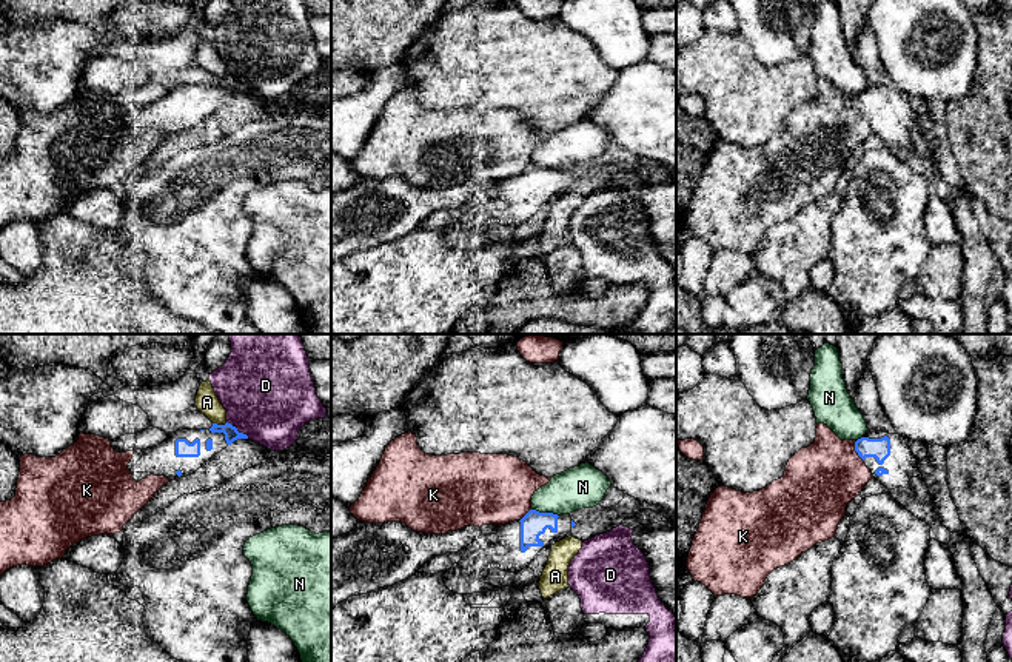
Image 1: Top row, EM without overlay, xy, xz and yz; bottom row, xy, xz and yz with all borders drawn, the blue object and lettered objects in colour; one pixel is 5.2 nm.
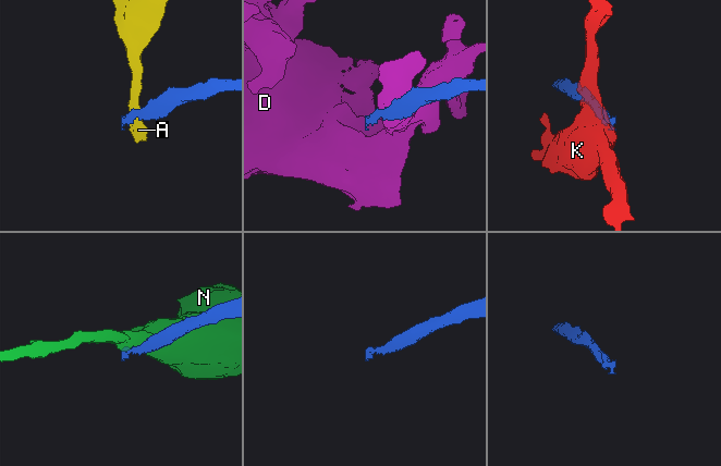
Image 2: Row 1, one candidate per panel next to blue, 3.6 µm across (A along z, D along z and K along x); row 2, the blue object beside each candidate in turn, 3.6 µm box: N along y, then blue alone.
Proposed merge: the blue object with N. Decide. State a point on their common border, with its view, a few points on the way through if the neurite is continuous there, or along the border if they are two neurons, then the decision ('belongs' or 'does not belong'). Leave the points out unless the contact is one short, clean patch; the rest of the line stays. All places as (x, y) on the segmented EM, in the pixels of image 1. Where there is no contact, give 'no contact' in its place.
xz (546, 513) | does not belong

